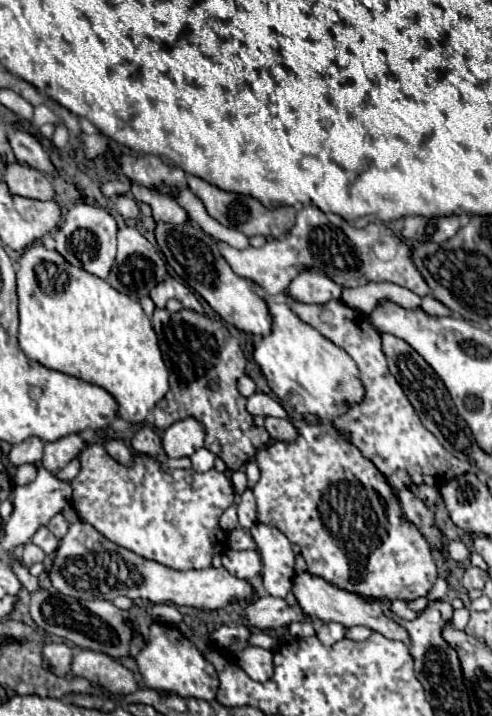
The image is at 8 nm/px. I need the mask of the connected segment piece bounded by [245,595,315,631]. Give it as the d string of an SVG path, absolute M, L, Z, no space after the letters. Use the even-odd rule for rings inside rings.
M269 595L261 597L257 603L247 605L245 613L247 613L249 625L259 627L263 631L287 627L293 621L315 623L315 619L305 615L299 607L291 607L291 605L285 603L285 599L275 599L275 597L269 597Z

